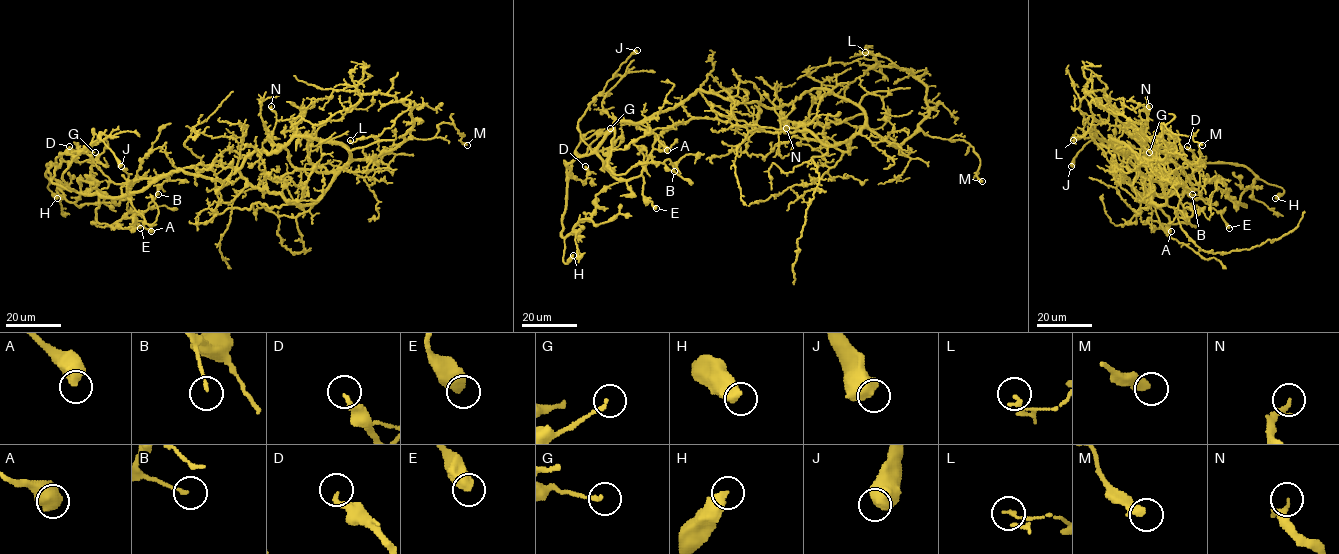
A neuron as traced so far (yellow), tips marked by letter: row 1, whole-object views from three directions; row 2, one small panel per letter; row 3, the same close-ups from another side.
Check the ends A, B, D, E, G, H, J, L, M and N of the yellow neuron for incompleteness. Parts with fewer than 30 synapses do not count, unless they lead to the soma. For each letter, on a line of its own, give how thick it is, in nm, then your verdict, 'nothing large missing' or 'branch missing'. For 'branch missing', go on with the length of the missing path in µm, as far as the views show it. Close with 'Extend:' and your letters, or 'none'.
A: 600 nm | nothing large missing
B: 130 nm | nothing large missing
D: 240 nm | nothing large missing
E: 600 nm | nothing large missing
G: 180 nm | nothing large missing
H: 600 nm | nothing large missing
J: 650 nm | nothing large missing
L: 160 nm | nothing large missing
M: 440 nm | nothing large missing
N: 170 nm | nothing large missing
Extend: none

